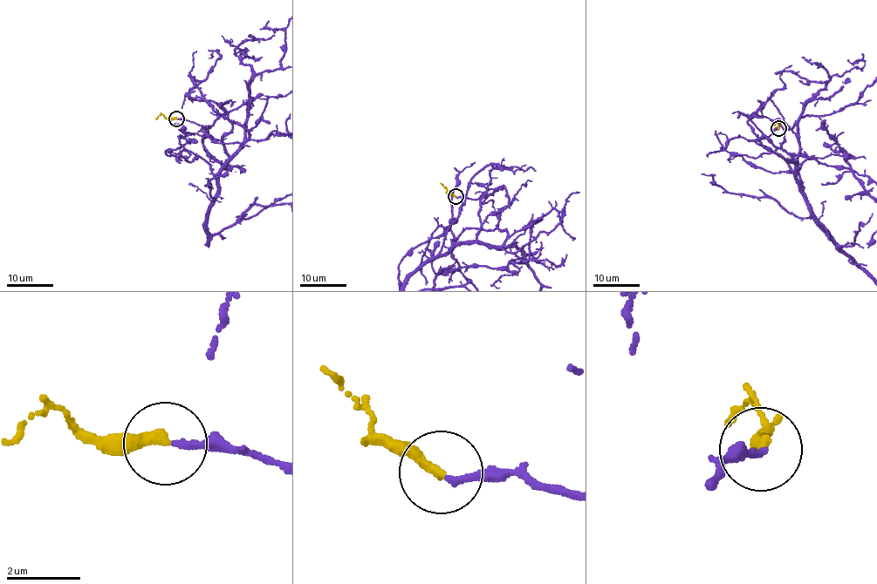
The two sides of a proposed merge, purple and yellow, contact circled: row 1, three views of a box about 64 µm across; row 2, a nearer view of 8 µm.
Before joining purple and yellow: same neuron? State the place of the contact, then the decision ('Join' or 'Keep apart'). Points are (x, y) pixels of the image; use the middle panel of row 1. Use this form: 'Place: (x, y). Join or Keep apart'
Place: (455, 196). Join

